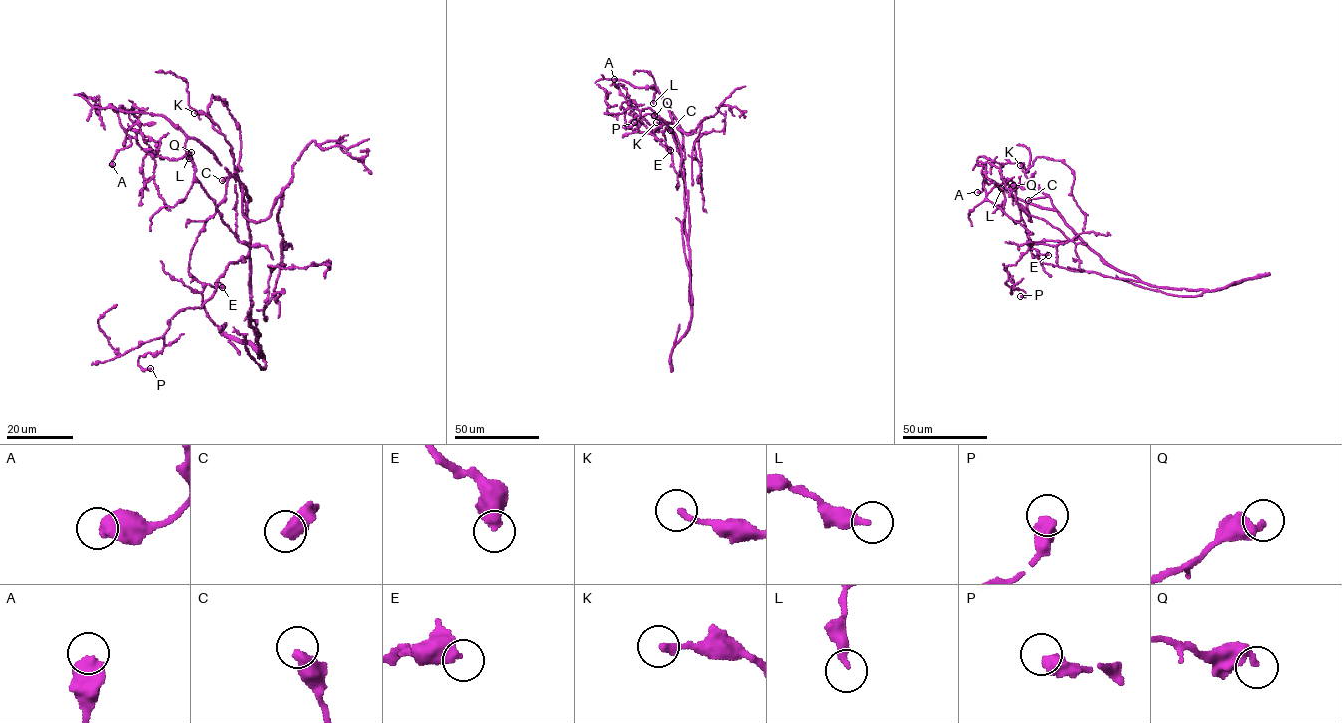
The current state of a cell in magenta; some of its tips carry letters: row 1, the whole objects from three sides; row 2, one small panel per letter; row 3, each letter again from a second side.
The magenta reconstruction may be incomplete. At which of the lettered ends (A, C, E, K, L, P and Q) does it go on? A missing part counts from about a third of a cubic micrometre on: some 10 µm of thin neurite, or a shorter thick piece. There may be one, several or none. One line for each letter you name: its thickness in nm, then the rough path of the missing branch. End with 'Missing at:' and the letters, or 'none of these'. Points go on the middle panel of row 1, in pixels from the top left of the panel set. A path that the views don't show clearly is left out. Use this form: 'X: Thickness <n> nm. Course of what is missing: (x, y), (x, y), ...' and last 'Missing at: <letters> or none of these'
C: Thickness 480 nm. Course of what is missing: (670, 130), (657, 118)
Missing at: C

